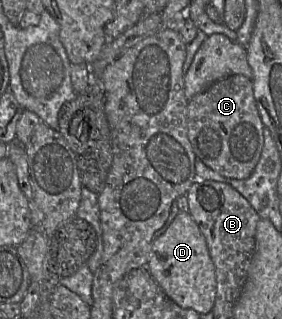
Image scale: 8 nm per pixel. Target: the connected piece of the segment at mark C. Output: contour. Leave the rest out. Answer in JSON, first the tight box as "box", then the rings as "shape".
{"box":[187,75,264,180],"shape":[[[231,75],[194,96],[187,104],[187,127],[196,159],[226,178],[242,180],[251,175],[264,144],[264,124],[250,79]]]}

